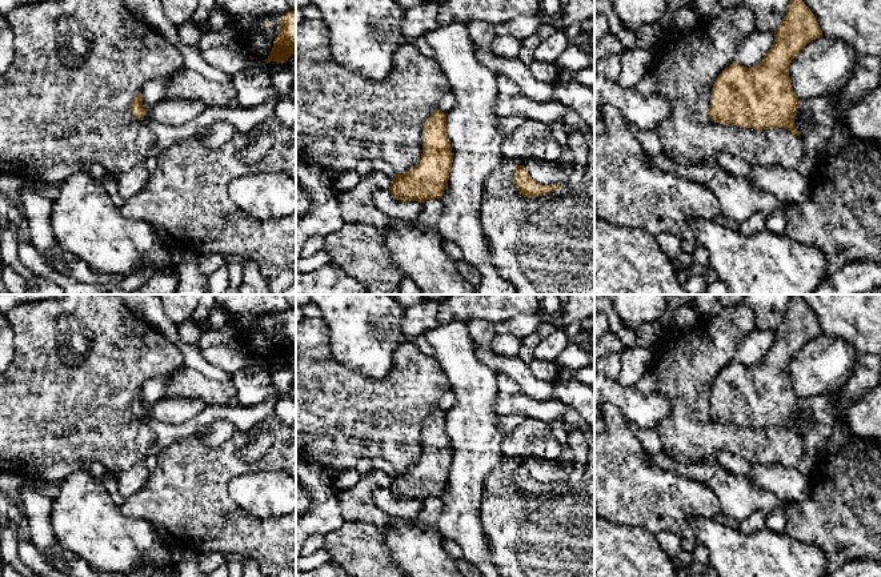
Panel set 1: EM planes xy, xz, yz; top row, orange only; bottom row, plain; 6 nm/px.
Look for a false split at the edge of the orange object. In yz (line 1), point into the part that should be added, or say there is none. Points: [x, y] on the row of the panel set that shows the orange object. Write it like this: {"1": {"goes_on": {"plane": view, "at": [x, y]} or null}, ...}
{"1": {"goes_on": null}}

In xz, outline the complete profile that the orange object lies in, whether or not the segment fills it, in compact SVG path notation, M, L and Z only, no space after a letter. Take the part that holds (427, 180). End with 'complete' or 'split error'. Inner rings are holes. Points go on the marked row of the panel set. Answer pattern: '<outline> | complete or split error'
M436 109L424 123L423 153L419 164L403 175L396 175L388 191L400 201L424 204L431 199L441 199L448 187L452 163L446 115Z | complete

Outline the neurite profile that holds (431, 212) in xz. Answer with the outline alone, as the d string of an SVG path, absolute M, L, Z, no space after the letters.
M431 199L424 203L420 215L412 220L405 221L416 228L436 229L437 221L441 216L442 203L441 199Z

